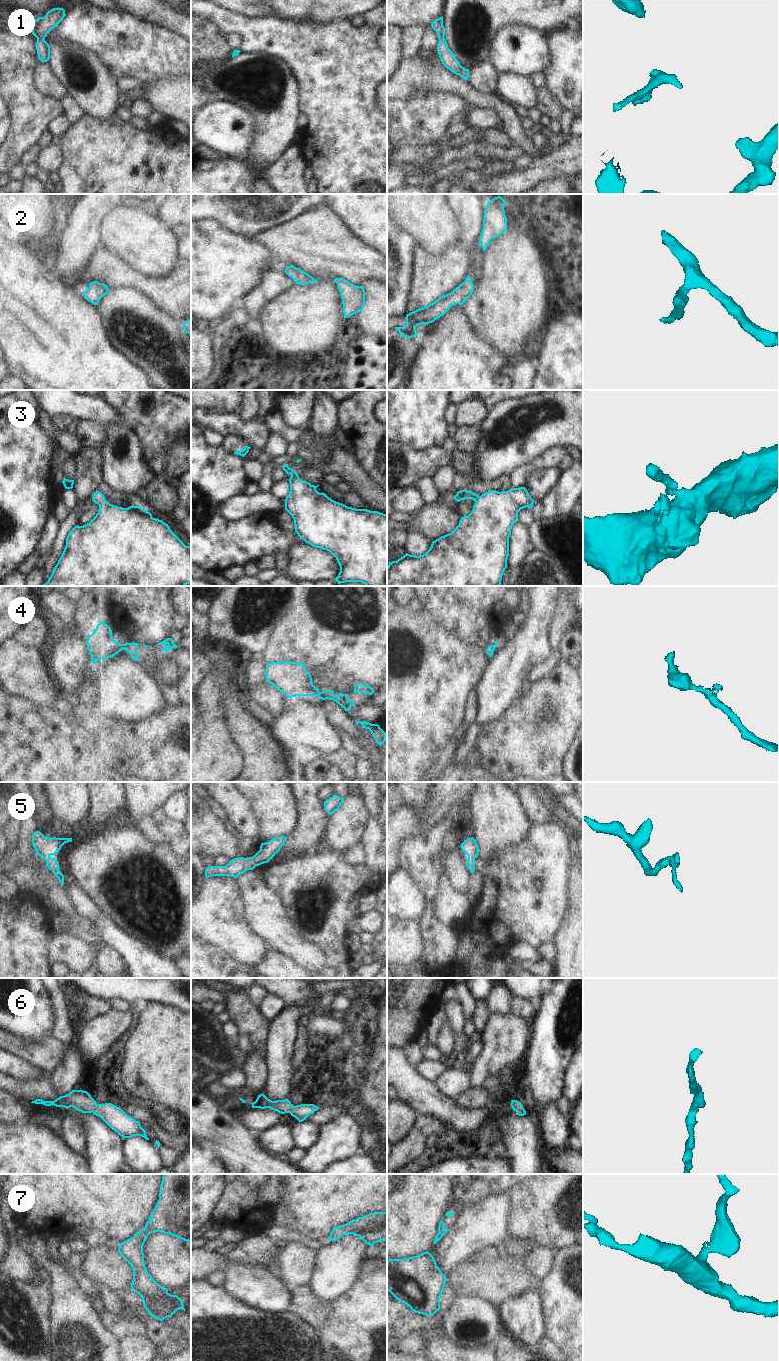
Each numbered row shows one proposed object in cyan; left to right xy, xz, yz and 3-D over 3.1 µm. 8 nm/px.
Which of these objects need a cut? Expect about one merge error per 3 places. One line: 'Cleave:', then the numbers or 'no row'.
Cleave: no row

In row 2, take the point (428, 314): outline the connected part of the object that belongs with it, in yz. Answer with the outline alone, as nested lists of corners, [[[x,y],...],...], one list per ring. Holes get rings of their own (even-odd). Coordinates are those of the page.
[[[470,276],[451,293],[439,297],[435,302],[406,315],[406,325],[395,327],[402,337],[418,337],[416,327],[429,324],[443,316],[454,304],[462,305],[473,293],[474,285]]]

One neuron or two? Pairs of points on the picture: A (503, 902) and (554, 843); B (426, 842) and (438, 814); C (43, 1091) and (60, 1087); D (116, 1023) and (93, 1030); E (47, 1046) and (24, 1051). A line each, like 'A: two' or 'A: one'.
A: one
B: two
C: two
D: one
E: one

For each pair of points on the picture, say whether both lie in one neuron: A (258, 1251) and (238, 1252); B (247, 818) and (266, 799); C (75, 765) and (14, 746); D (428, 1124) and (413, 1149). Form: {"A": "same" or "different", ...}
{"A": "same", "B": "different", "C": "same", "D": "same"}

